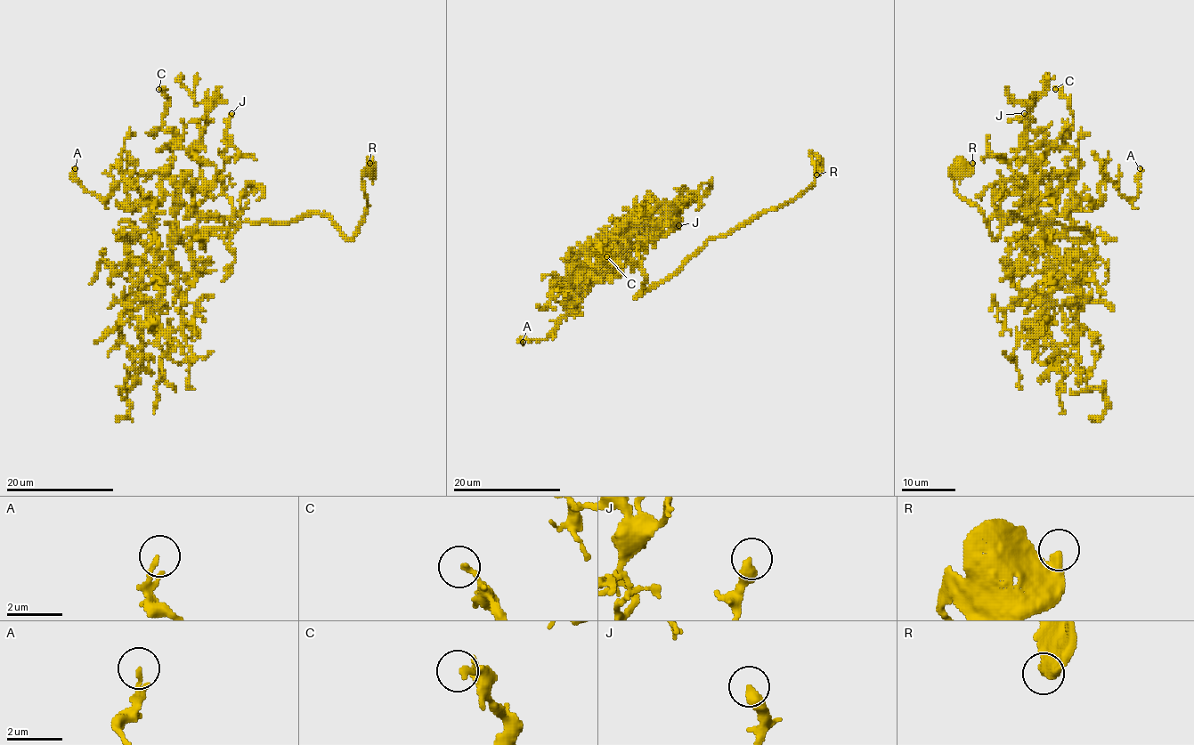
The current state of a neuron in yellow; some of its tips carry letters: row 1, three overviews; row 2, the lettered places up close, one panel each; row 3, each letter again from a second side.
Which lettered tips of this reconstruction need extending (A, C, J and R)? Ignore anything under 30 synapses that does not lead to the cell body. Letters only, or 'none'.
R

